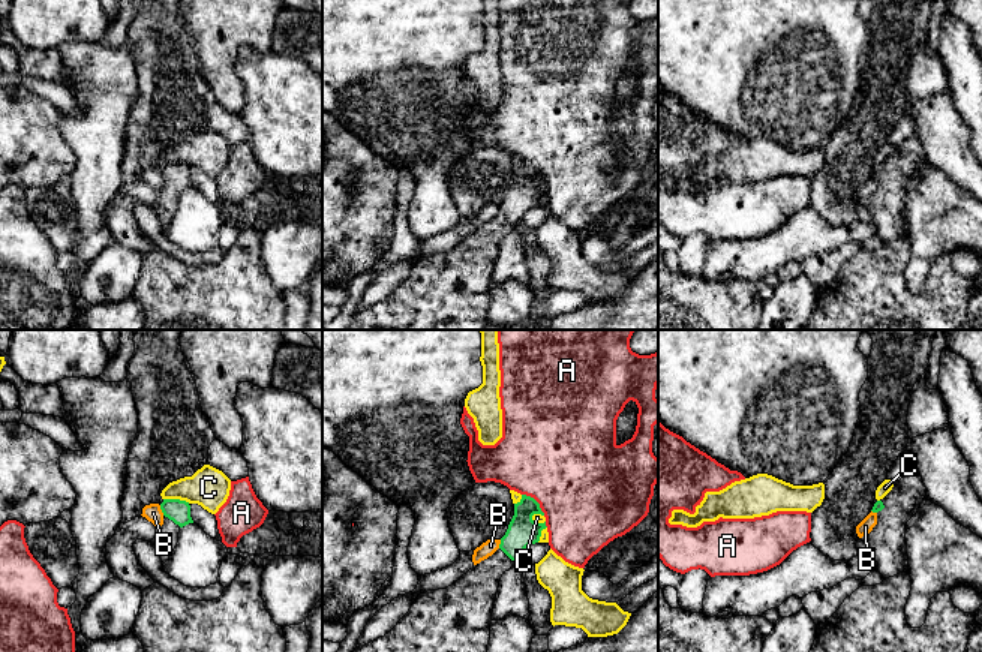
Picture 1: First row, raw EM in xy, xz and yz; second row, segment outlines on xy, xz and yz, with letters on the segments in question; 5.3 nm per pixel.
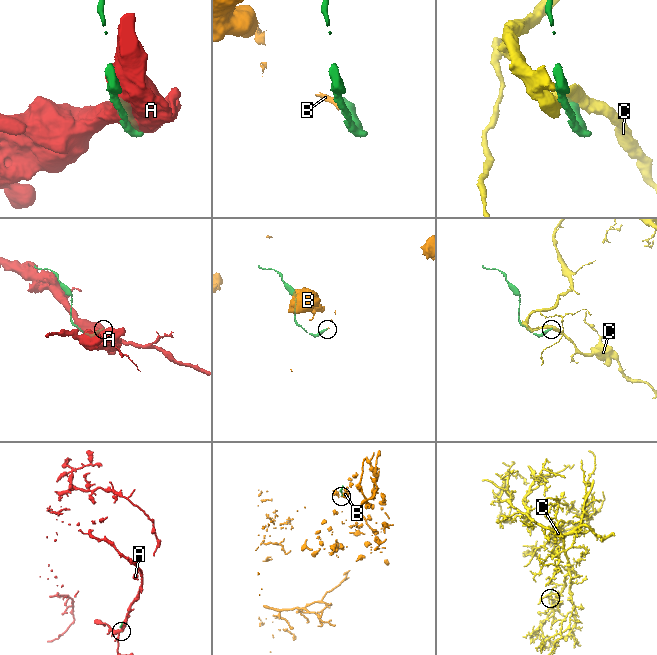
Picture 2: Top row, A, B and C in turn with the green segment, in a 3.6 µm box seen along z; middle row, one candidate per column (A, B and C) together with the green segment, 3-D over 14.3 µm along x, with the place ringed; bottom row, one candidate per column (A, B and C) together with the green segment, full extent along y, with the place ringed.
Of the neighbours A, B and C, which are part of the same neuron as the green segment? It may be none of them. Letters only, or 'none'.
none

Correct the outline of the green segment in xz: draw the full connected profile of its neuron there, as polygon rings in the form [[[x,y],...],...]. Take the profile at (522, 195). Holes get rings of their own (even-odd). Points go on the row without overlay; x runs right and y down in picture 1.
[[[522,159],[514,168],[514,180],[499,213],[492,220],[474,229],[454,249],[420,258],[388,298],[355,312],[346,330],[484,330],[489,325],[492,273],[499,244],[505,235],[516,231],[528,210],[540,205],[541,195],[547,192],[546,186],[535,187],[534,178],[544,180],[540,168]]]

